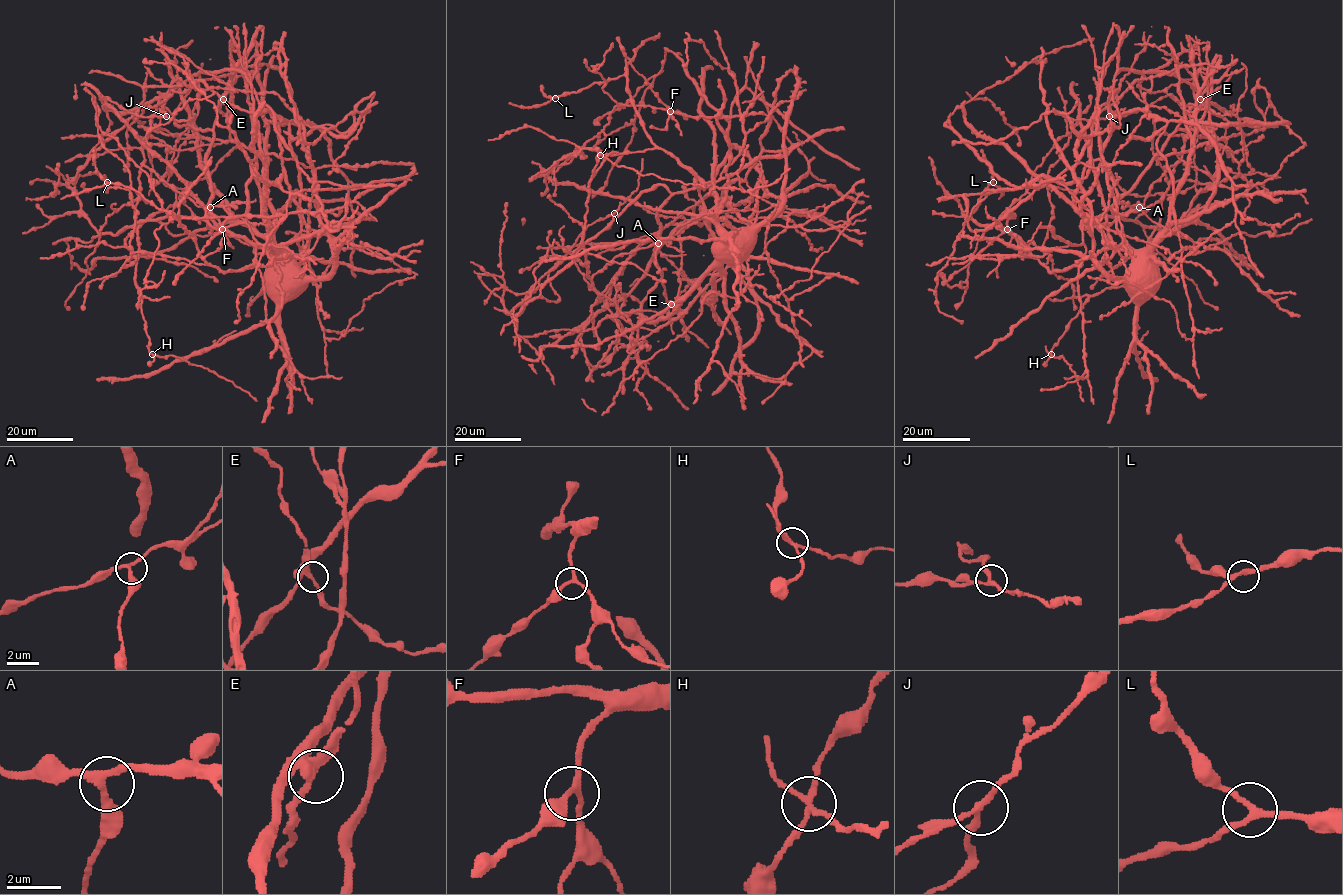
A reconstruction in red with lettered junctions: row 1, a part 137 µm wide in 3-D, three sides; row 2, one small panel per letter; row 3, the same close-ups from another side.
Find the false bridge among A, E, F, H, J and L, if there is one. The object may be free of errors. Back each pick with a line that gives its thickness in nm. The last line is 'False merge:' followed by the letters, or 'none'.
H: calibre 200 nm
False merge: H

